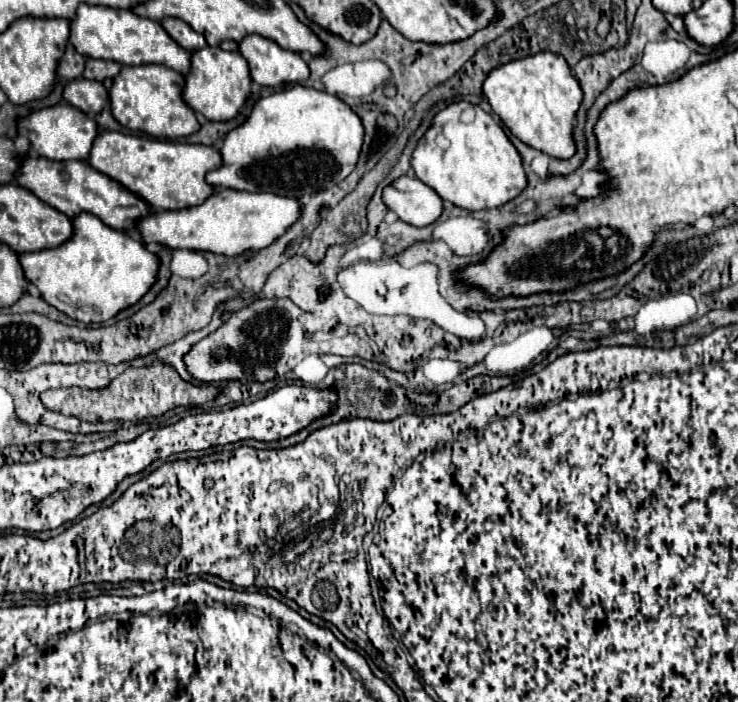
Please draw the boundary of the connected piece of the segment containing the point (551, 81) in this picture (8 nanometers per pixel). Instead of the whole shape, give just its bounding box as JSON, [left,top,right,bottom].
[483,52,583,158]

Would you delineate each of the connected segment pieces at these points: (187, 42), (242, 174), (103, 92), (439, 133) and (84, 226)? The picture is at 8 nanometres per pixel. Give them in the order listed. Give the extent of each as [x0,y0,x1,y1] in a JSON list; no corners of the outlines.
[[161,18,205,50],[205,84,363,198],[63,78,109,118],[411,100,527,210],[19,214,159,324]]

